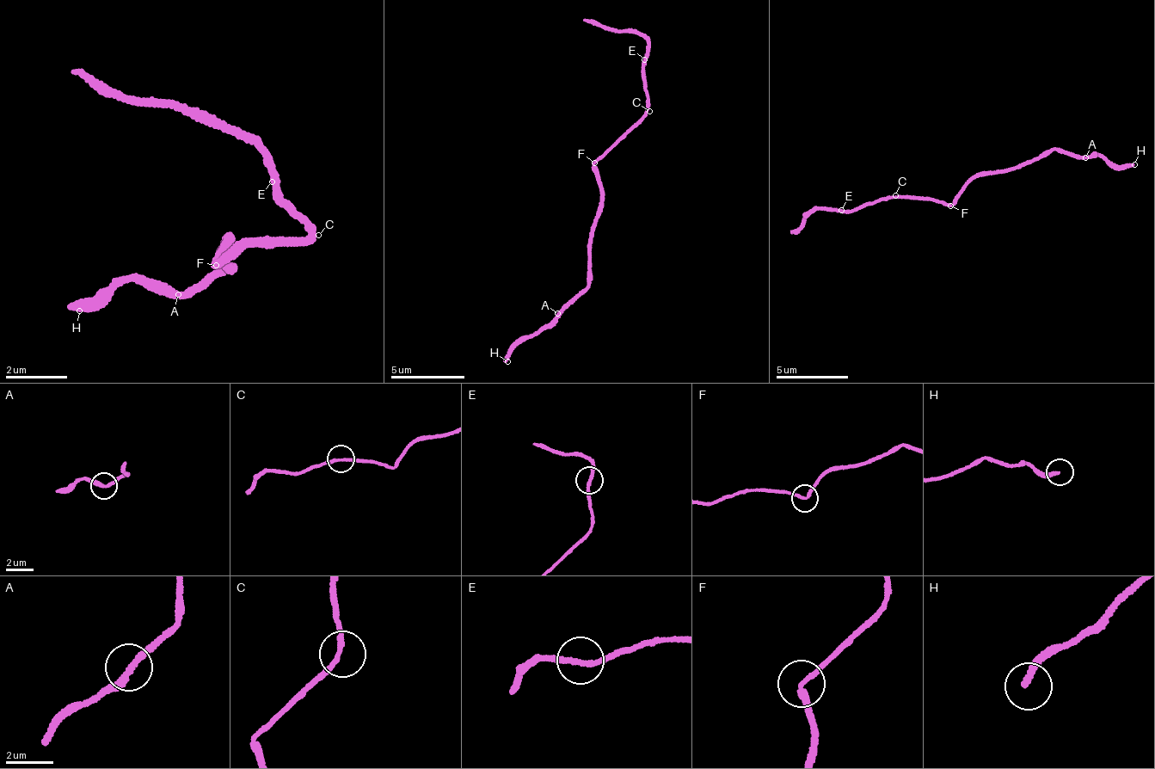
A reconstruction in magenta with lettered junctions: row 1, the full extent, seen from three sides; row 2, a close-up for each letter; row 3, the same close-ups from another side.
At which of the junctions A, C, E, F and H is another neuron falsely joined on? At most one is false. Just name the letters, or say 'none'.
none

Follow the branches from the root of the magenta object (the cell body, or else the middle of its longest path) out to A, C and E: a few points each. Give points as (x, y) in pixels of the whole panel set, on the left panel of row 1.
A: (230, 262), (219, 260), (234, 243), (224, 240), (230, 254), (222, 261), (234, 273), (219, 269), (175, 296)
C: (230, 262), (236, 261), (252, 246), (296, 245), (303, 243), (313, 234), (318, 235)
E: (230, 262), (252, 246), (276, 246), (310, 236), (286, 198), (276, 196), (272, 181)

